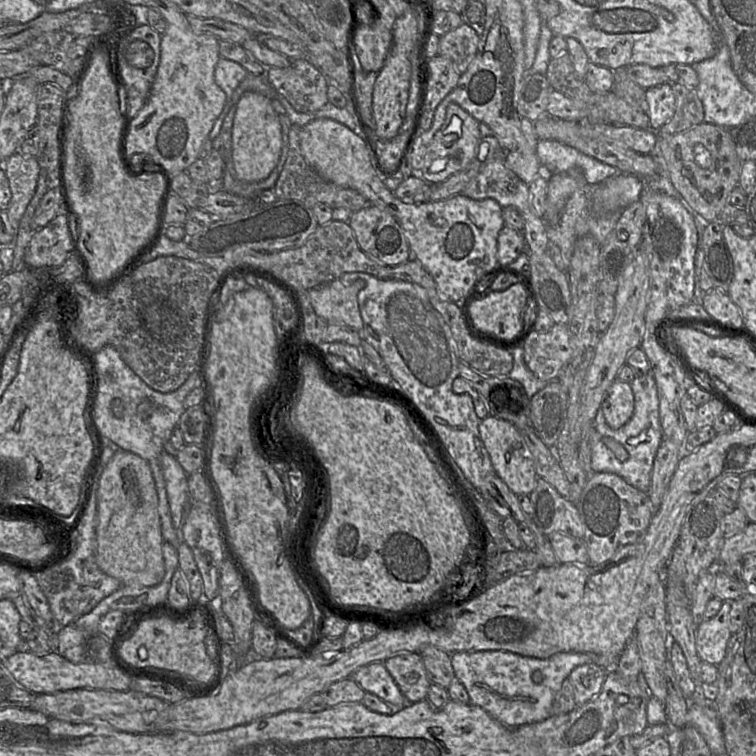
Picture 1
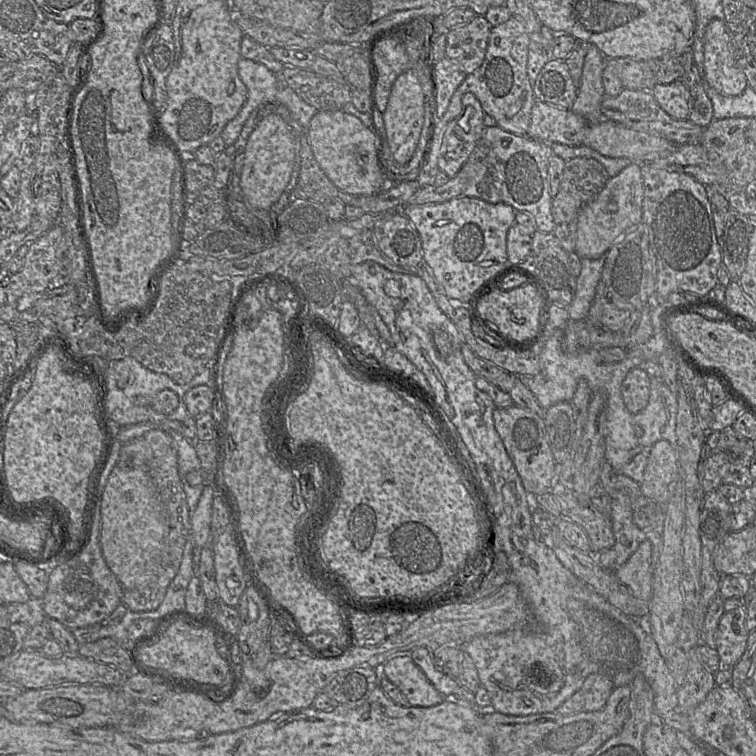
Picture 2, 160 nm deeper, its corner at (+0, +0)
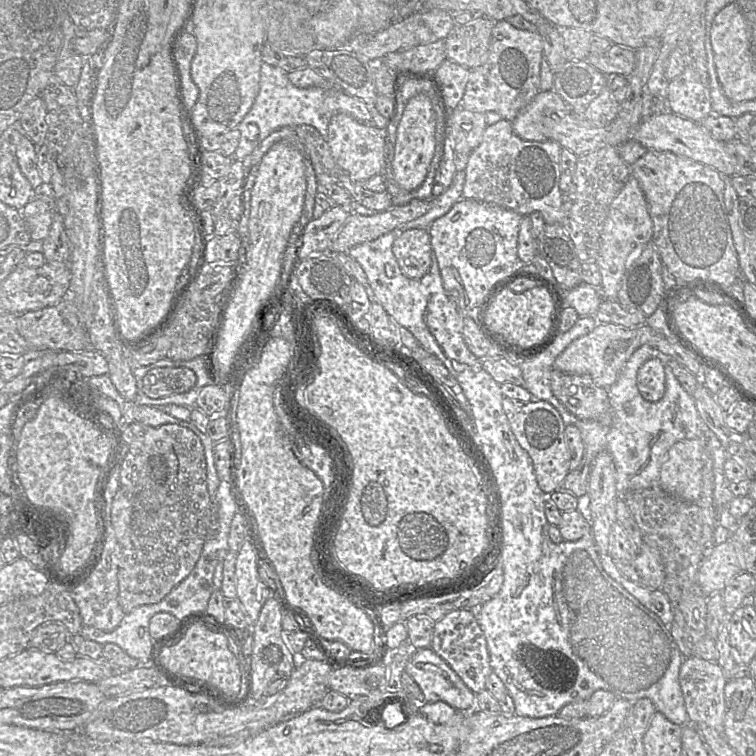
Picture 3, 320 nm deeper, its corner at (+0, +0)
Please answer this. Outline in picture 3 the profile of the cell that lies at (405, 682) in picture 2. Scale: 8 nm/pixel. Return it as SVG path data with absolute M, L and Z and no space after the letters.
M430 647L417 649L405 672L419 686L427 703L444 702L462 712L475 709L476 694Z

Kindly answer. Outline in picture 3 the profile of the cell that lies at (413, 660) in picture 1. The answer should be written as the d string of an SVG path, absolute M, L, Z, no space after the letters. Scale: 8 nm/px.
M457 609L435 622L430 648L453 669L472 692L477 694L486 690L486 681L493 670L476 609Z

